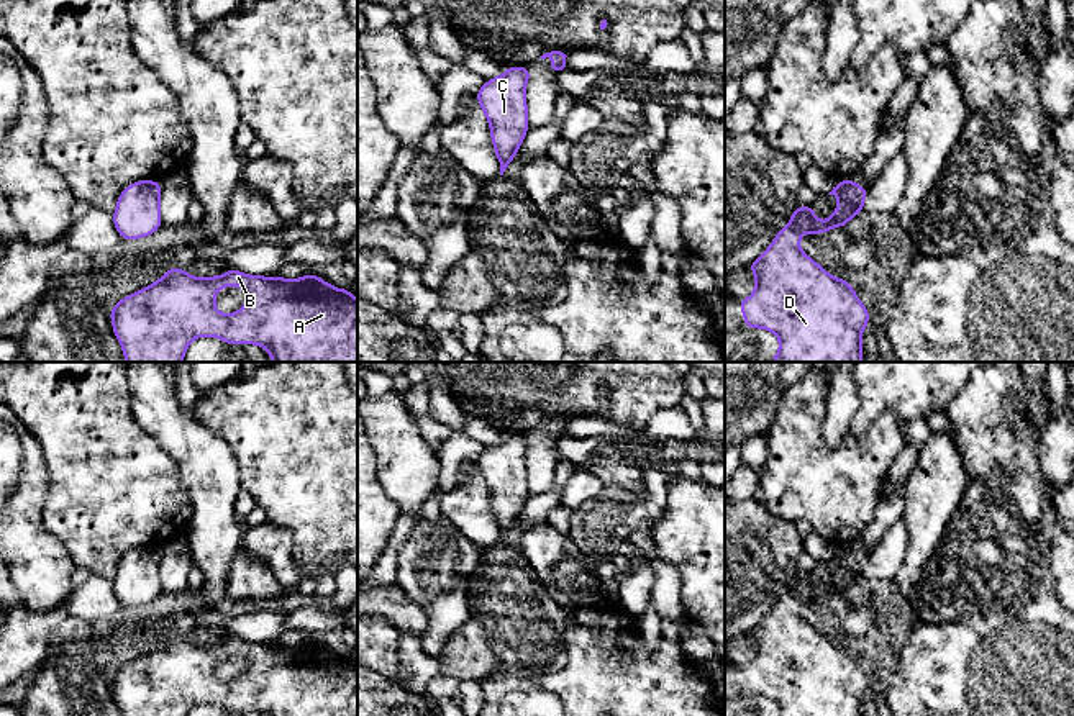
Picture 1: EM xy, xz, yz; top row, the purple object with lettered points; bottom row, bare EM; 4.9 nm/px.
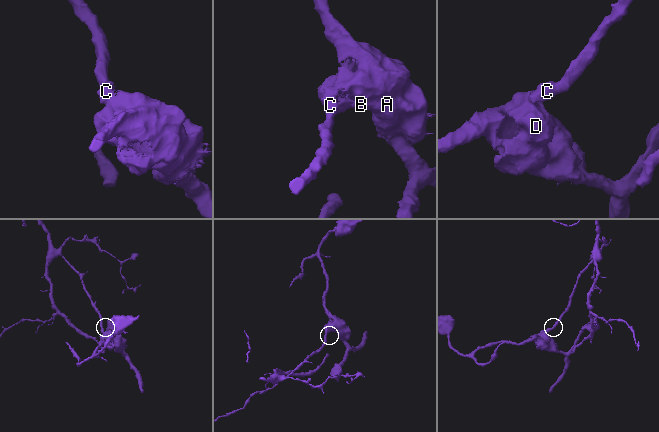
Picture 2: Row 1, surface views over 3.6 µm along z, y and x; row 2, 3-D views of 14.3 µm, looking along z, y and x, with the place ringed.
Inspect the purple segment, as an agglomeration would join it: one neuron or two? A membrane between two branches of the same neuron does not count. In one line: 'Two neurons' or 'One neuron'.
Two neurons

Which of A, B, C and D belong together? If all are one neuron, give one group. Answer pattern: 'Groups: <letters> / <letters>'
Groups: A B D / C

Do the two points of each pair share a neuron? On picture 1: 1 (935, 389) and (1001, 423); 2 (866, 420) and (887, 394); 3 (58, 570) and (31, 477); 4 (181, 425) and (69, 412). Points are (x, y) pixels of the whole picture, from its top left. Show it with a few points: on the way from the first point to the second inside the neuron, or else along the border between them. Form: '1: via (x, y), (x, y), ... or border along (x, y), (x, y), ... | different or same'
1: border along (969, 379), (945, 410) | different
2: via (868, 413), (881, 400) | same
3: via (35, 548), (31, 500) | same
4: border along (128, 382), (130, 408), (135, 420), (163, 448) | different

